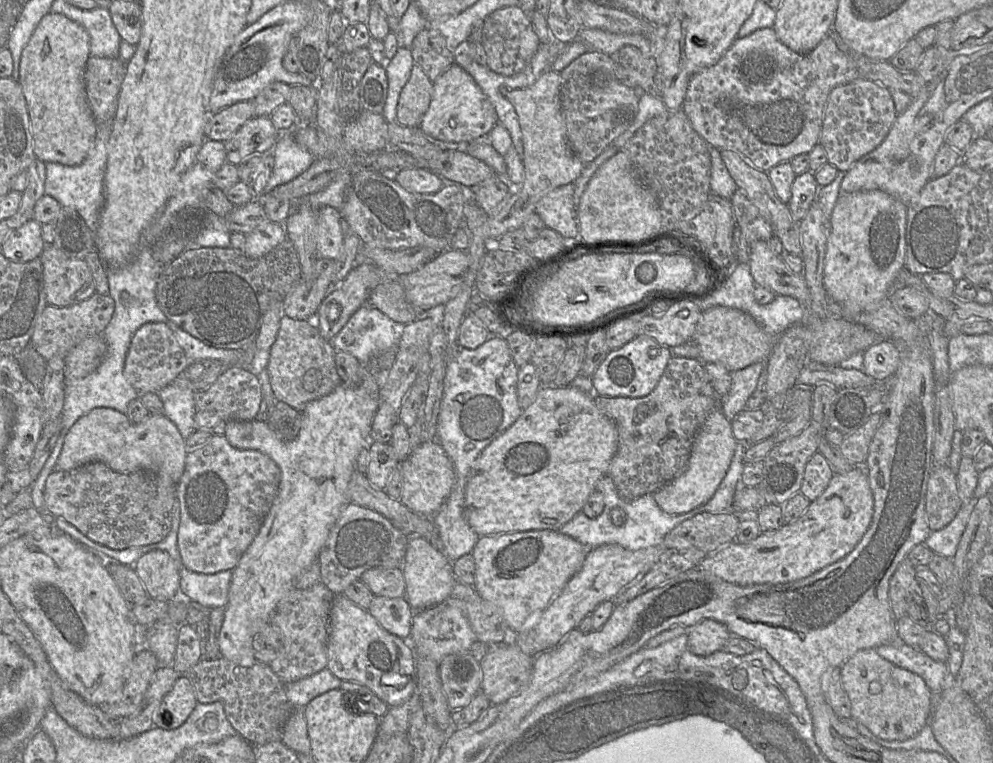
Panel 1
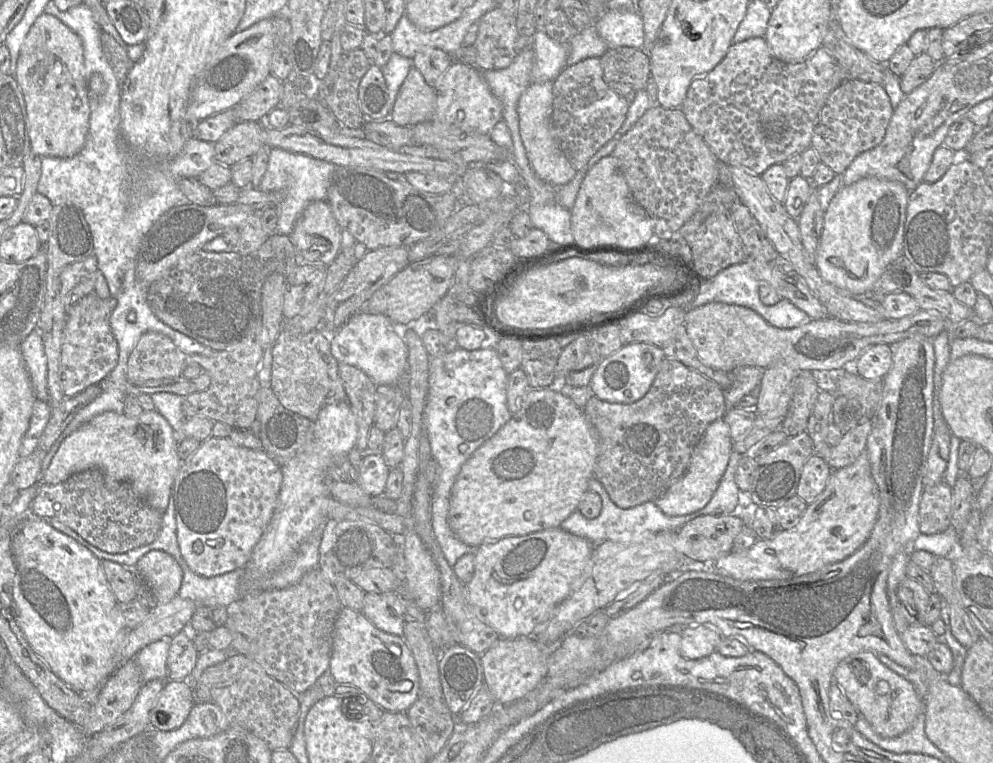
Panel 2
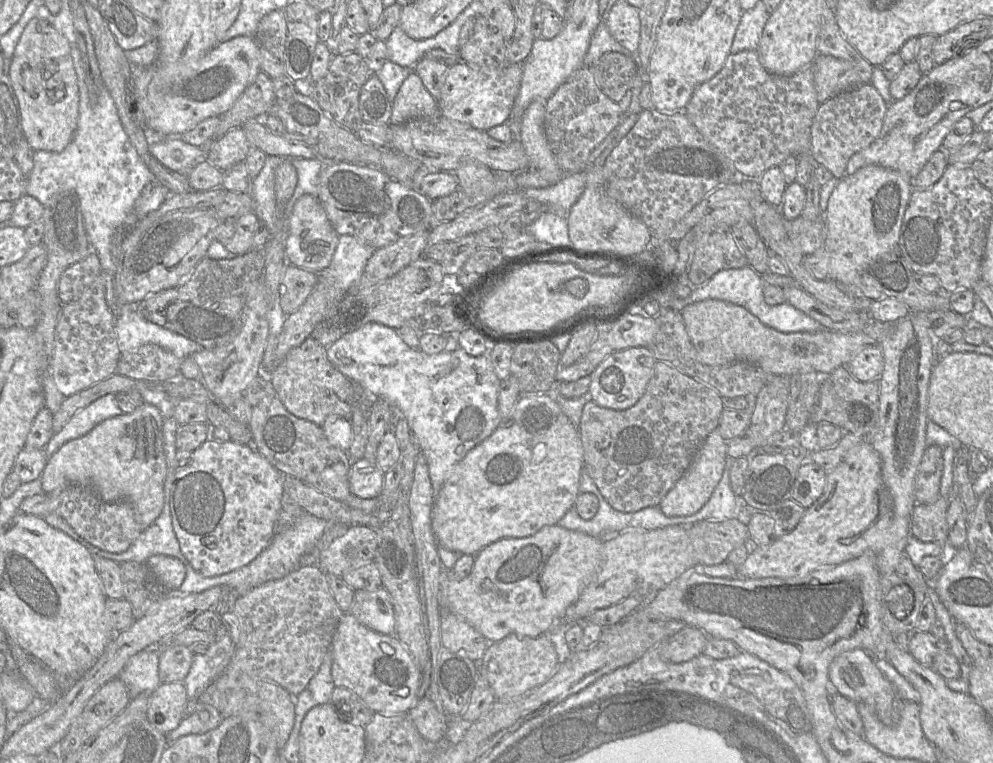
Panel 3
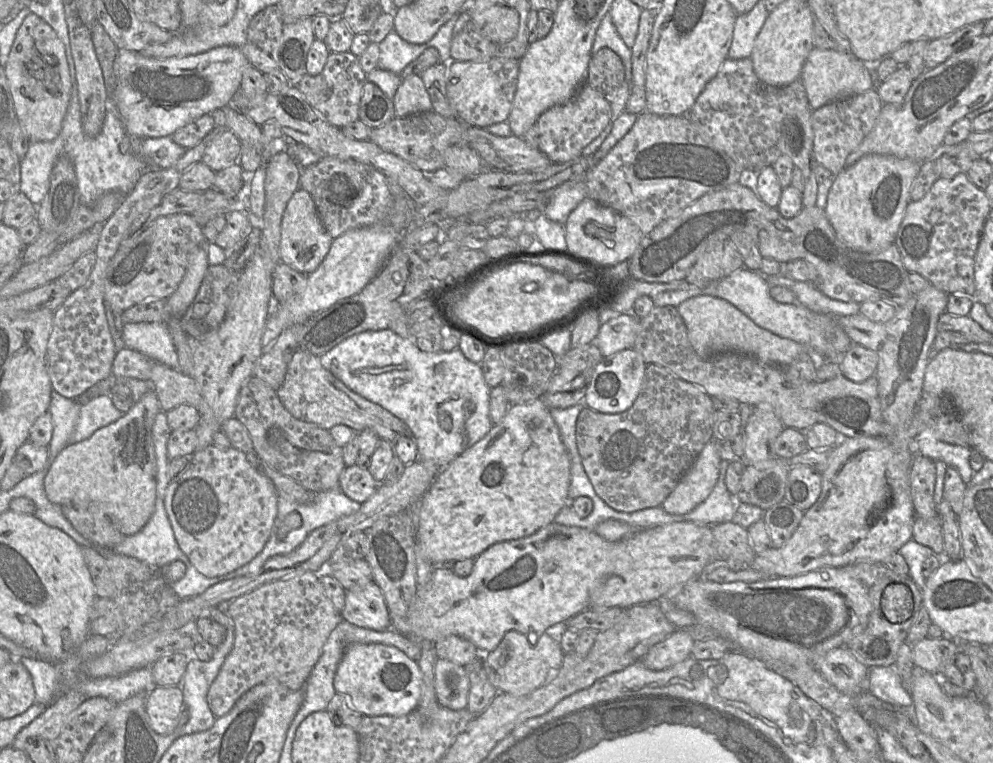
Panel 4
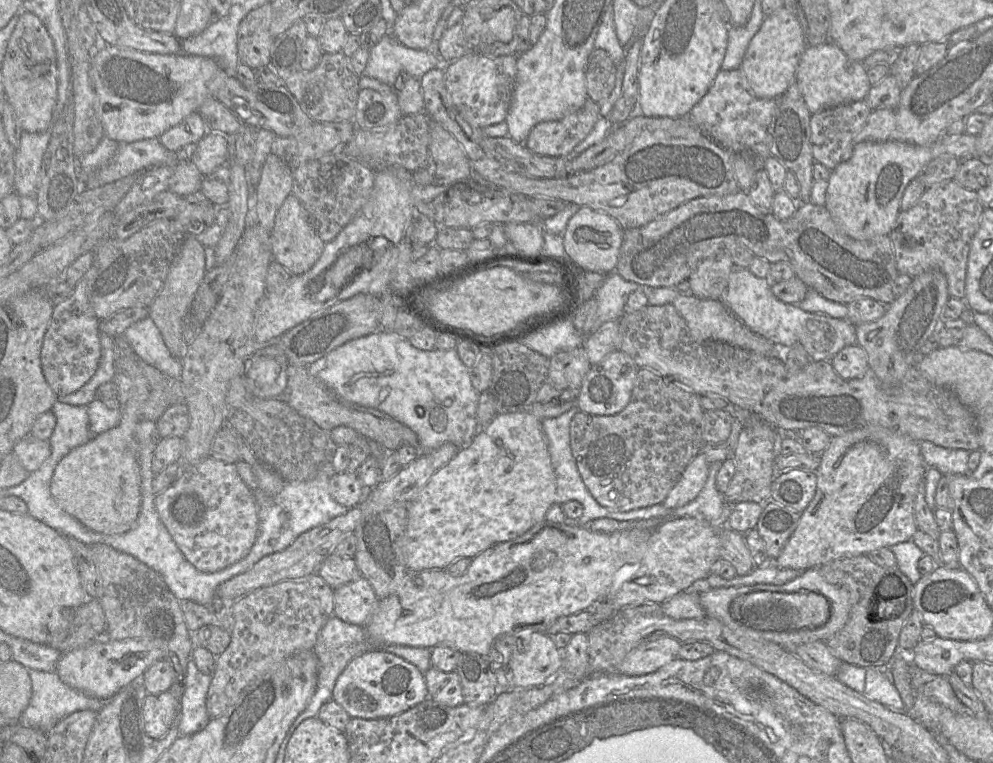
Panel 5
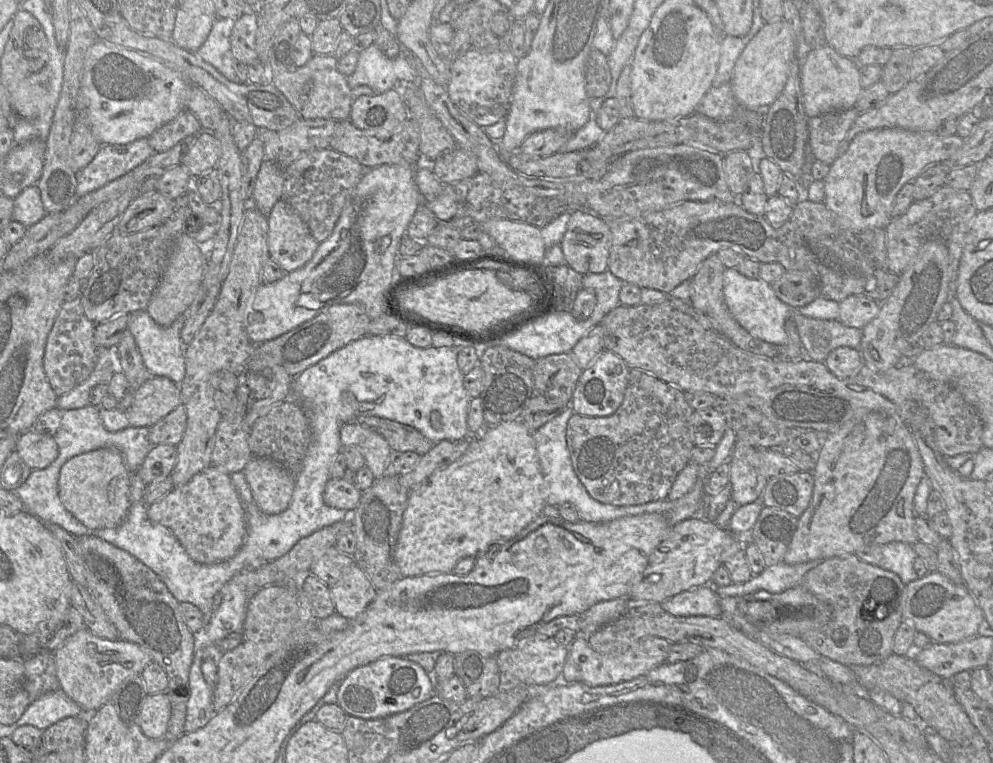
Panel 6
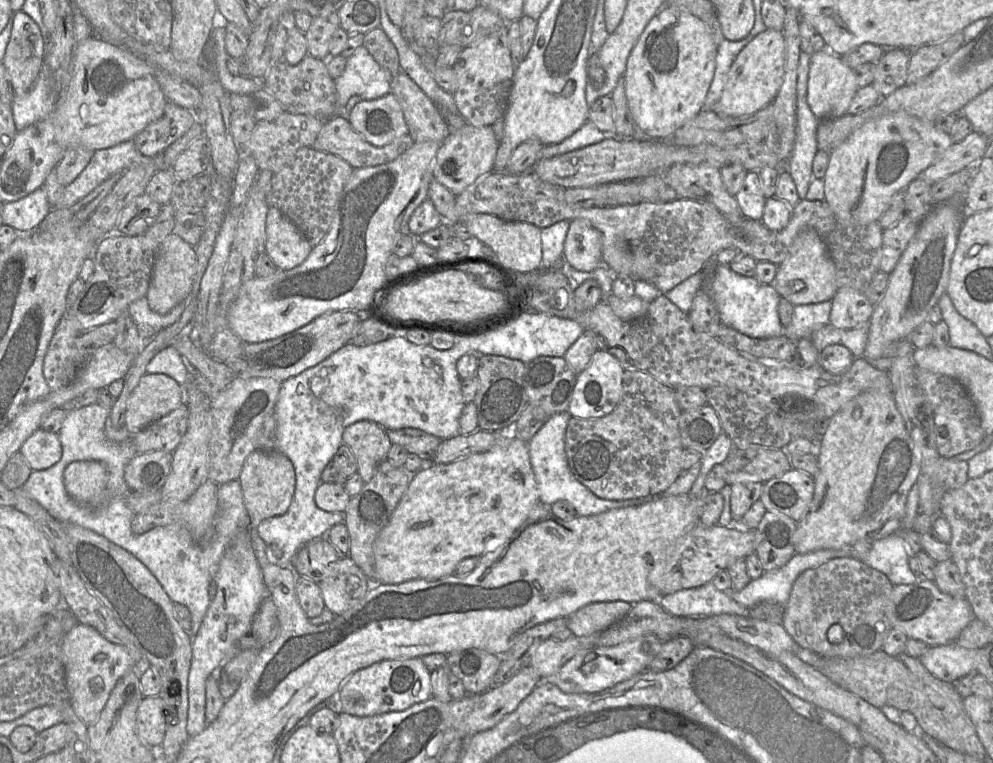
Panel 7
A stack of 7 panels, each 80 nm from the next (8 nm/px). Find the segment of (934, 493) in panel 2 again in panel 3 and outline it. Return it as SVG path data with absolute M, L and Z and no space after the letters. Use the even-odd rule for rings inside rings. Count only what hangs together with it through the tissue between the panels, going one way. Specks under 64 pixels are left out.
M939 496L934 503L916 503L910 517L910 534L922 542L947 543L946 514L949 499Z

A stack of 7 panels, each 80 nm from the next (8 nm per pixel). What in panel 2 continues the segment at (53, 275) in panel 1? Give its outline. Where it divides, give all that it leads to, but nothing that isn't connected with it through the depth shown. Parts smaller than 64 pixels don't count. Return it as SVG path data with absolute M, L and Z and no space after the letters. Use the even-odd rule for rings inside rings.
M94 254L67 265L60 274L60 300L65 307L79 302L94 292L97 258Z

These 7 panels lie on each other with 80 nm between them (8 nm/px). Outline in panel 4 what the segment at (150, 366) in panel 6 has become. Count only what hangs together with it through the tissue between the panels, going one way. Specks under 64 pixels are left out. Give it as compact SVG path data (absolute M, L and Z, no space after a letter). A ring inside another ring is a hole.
M164 323L123 324L121 341L126 348L141 352L170 368L179 369L177 352Z

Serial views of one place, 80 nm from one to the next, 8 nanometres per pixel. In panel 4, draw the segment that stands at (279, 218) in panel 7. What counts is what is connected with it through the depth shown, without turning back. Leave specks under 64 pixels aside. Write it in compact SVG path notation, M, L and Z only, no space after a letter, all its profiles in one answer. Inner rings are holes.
M303 189L294 192L283 213L280 262L292 269L309 275L314 272L328 254L333 238L325 230L311 195Z

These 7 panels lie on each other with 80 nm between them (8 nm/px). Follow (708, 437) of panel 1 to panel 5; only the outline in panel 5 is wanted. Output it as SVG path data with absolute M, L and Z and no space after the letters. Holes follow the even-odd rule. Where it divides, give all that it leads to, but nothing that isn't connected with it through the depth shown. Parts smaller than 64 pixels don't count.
M698 453L687 465L676 485L662 502L667 508L679 508L693 501L704 487L709 472L709 462Z

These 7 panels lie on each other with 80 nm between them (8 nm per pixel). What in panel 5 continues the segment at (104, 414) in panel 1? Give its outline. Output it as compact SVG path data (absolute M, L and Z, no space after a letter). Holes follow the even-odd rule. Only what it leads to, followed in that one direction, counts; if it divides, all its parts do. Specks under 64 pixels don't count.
M117 352L117 362L132 381L130 396L120 408L120 422L65 455L56 466L50 483L52 497L65 512L88 529L108 535L126 533L137 524L141 509L137 426L143 420L142 408L151 391L149 381L135 361Z

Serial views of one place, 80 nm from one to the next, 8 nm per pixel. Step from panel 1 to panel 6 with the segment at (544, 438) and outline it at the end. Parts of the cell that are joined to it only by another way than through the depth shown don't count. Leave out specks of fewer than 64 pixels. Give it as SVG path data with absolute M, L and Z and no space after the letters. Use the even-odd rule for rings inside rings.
M520 420L502 422L495 426L485 426L481 433L471 434L474 437L467 451L456 461L447 467L436 471L423 481L418 487L409 492L407 507L403 514L402 527L394 548L393 557L401 577L413 577L420 575L435 575L451 573L463 558L477 559L487 553L491 548L504 544L515 538L525 527L527 527L545 507L548 485L545 481L540 459L537 453L536 442L533 433Z

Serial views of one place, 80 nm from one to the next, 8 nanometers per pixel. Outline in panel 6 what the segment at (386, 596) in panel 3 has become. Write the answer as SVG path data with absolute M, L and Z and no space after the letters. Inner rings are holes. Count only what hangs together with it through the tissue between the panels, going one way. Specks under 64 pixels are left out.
M353 563L340 581L330 587L330 594L335 613L353 620L373 601L377 591L360 567Z

